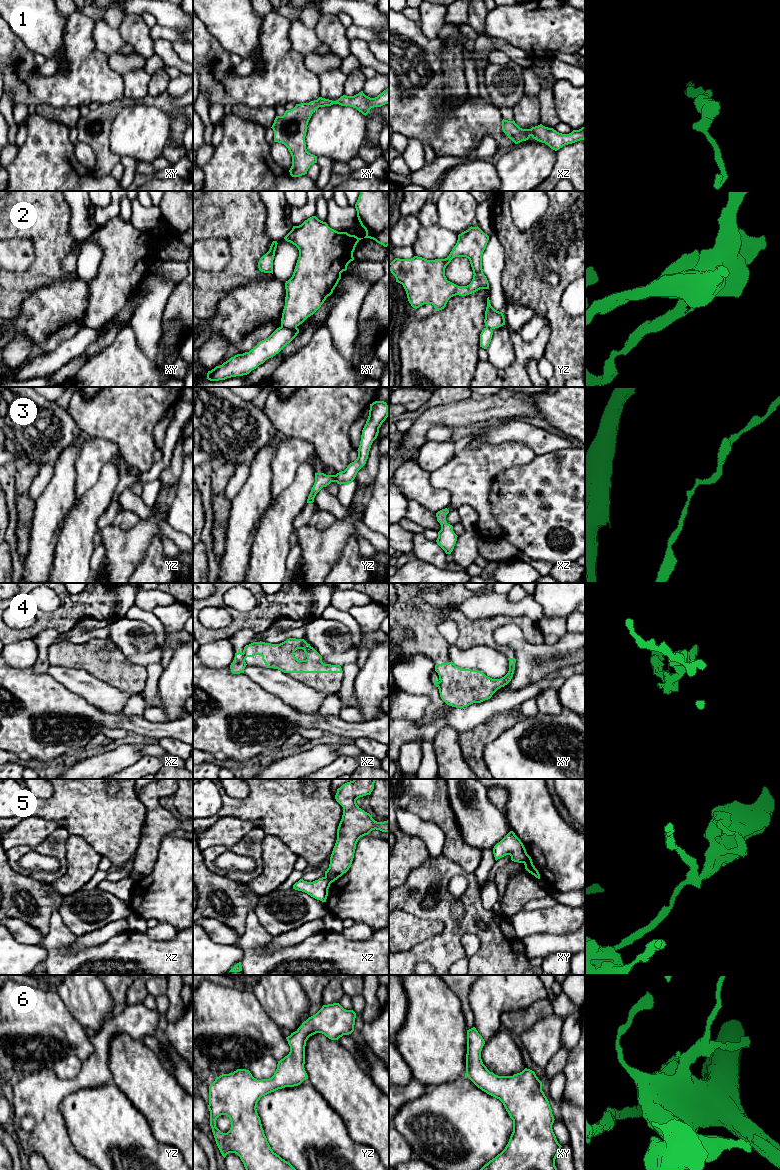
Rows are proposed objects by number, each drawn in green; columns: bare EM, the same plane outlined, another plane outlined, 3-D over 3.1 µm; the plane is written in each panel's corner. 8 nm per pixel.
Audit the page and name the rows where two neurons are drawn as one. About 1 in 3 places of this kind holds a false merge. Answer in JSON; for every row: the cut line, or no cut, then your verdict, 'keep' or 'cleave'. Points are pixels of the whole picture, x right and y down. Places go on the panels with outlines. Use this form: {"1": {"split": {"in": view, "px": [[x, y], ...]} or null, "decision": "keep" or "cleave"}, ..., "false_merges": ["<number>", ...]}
{"1": {"split": null, "decision": "keep"}, "2": {"split": {"in": "xy", "px": [[281, 326], [296, 327]]}, "decision": "cleave"}, "3": {"split": null, "decision": "keep"}, "4": {"split": {"in": "xz", "px": [[242, 653], [244, 660]]}, "decision": "cleave"}, "5": {"split": {"in": "xy", "px": [[527, 854], [523, 862]]}, "decision": "cleave"}, "6": {"split": null, "decision": "keep"}, "false_merges": ["2", "4", "5"]}

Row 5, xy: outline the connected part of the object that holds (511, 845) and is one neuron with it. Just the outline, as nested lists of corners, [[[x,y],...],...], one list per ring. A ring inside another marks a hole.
[[[510,831],[494,846],[493,854],[496,861],[506,855],[510,855],[511,860],[518,863],[524,863],[527,856],[523,843],[513,831]]]

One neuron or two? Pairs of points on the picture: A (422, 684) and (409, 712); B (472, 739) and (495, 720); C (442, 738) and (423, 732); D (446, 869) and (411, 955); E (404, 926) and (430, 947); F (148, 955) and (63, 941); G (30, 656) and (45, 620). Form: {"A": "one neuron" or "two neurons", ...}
{"A": "two neurons", "B": "one neuron", "C": "two neurons", "D": "one neuron", "E": "two neurons", "F": "one neuron", "G": "two neurons"}

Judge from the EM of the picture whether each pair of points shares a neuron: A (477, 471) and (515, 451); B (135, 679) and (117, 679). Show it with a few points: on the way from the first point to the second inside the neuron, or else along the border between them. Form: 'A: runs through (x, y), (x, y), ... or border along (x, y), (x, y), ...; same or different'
A: runs through (486, 466), (494, 459), (506, 455); same
B: runs through (131, 679), (121, 679); same

